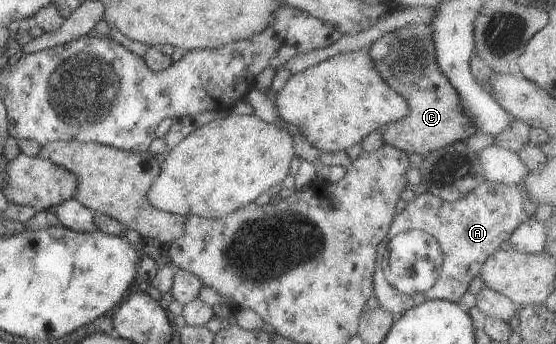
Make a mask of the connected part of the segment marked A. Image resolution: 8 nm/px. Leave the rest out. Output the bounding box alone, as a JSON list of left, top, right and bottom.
[373,180,538,321]

